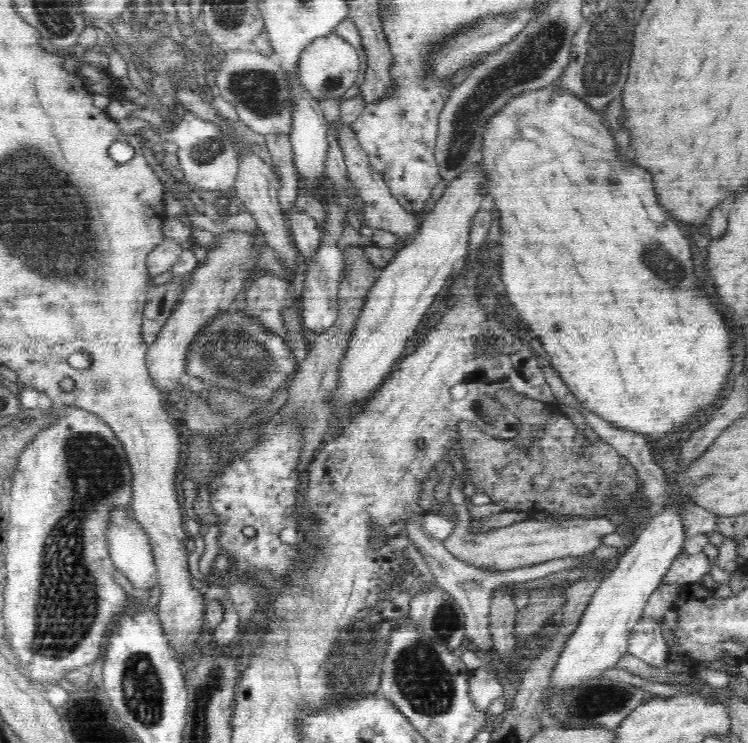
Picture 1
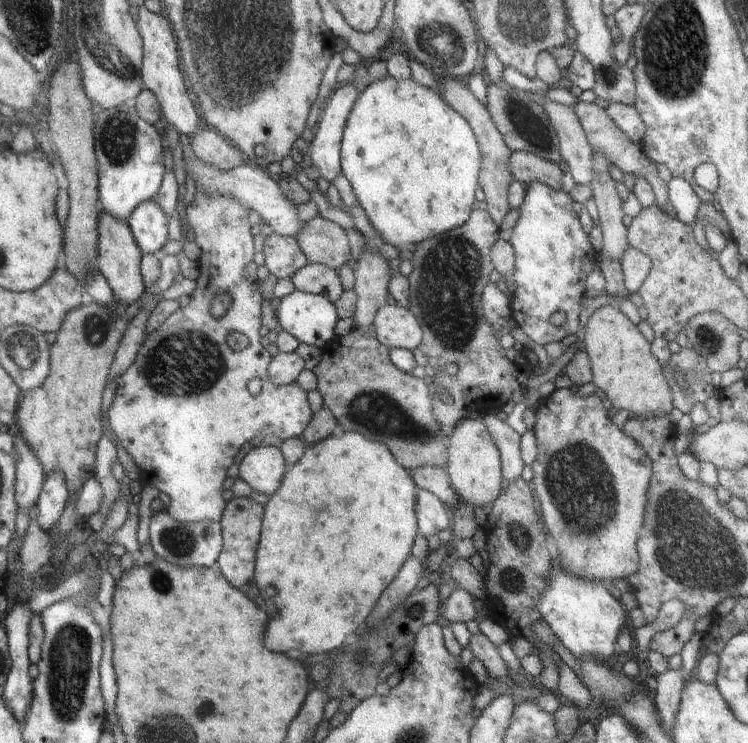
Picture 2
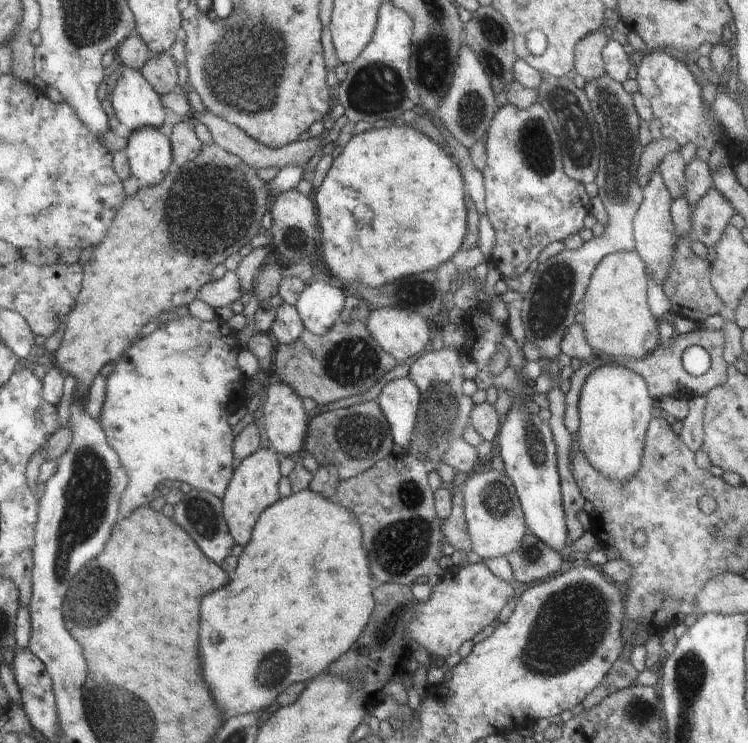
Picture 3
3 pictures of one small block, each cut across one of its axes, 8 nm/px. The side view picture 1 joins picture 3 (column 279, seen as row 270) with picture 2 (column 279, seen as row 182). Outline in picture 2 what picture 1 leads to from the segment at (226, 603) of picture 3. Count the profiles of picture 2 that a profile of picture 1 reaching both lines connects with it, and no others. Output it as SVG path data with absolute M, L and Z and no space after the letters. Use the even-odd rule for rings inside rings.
M346 430L340 436L332 434L324 438L322 442L307 447L302 458L290 467L288 475L284 476L284 488L280 488L280 492L276 492L268 500L268 516L264 516L264 540L260 540L260 556L256 556L256 580L254 580L270 614L268 632L264 632L264 644L268 644L268 648L272 648L274 652L284 652L284 654L288 652L292 656L294 656L294 650L300 654L314 655L338 653L348 643L346 638L360 624L364 624L378 596L384 592L384 588L389 587L403 570L408 556L412 556L412 548L415 545L416 536L419 535L416 517L416 500L418 499L419 489L414 478L399 464L391 449L386 448L384 444L373 443L360 432Z

